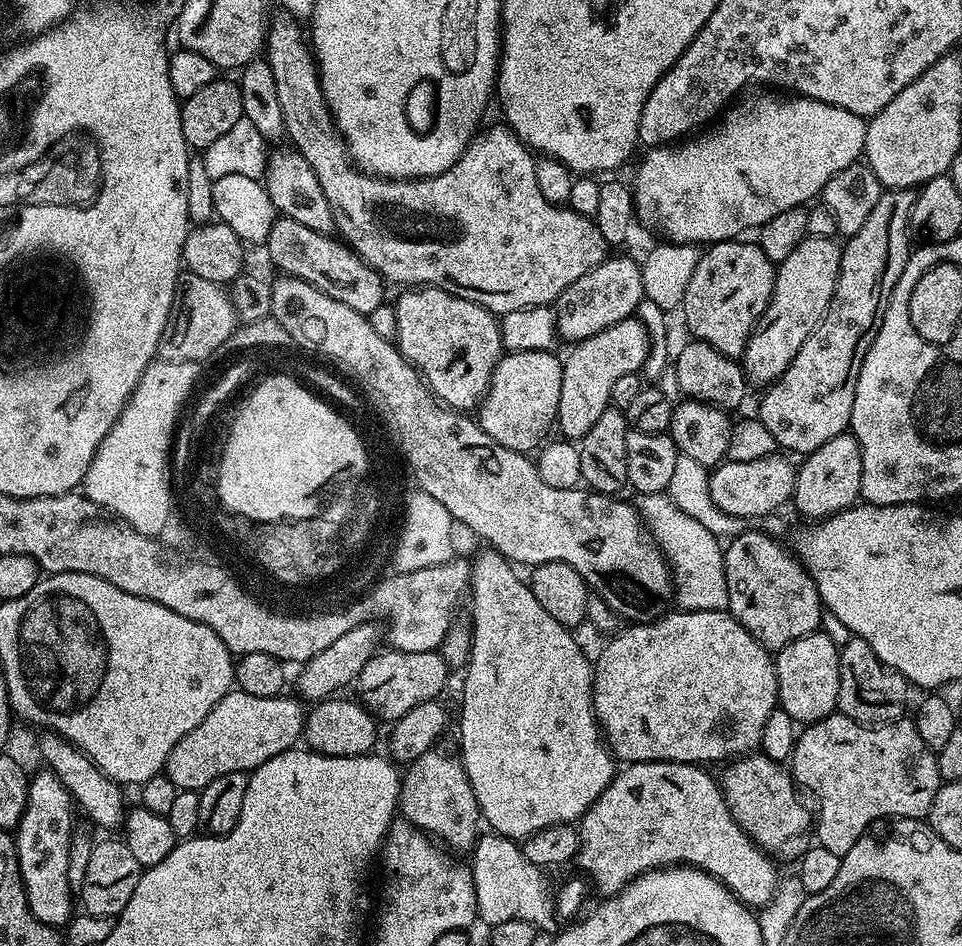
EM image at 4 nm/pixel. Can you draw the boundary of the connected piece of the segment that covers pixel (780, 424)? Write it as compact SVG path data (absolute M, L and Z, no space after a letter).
M910 188L881 191L878 206L870 210L862 230L843 241L834 298L820 325L802 342L802 350L794 354L783 374L763 389L758 419L785 453L813 452L830 438L849 431L862 362L882 326L890 294L910 255L908 236L915 201L916 192Z

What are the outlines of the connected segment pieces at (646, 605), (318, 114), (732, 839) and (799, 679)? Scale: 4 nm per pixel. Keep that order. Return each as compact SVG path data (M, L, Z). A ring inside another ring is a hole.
M281 275L280 280L273 279L272 285L272 316L282 327L286 333L290 334L293 345L298 349L309 348L312 352L321 352L324 356L329 356L329 361L334 362L337 359L344 360L360 376L364 377L368 383L377 388L385 399L388 407L387 419L391 423L391 427L396 428L399 451L408 459L408 464L412 467L412 472L416 475L419 491L430 494L430 498L438 498L438 502L442 502L442 506L446 506L446 510L451 514L453 521L457 525L465 524L470 531L476 536L481 536L485 541L485 545L491 546L497 552L503 554L506 559L513 565L521 566L520 564L528 564L527 566L535 566L542 562L566 562L566 566L574 566L574 570L578 570L578 574L582 574L582 578L588 583L589 589L602 601L606 602L606 606L611 612L616 613L621 621L631 622L632 624L651 624L654 620L659 620L661 616L669 611L670 605L674 600L674 572L670 567L665 555L660 551L659 544L652 539L651 532L644 526L643 520L640 518L640 513L636 511L631 503L628 504L624 500L616 500L615 495L604 495L601 492L593 490L585 490L583 487L567 488L566 490L558 490L558 486L546 486L546 482L542 482L542 478L538 474L535 463L525 453L515 452L506 446L502 446L498 442L494 442L494 438L490 438L490 434L486 434L486 430L482 430L479 423L475 419L472 420L471 415L461 414L459 411L453 410L437 400L434 393L428 391L428 385L424 383L424 377L405 360L399 347L392 340L382 338L382 334L376 333L374 326L369 322L368 318L361 314L358 310L350 310L350 306L346 306L346 302L338 302L334 298L330 298L330 294L326 294L322 290L318 290L312 284L306 283L304 280L298 279L297 276Z
M280 12L277 16L275 13L268 21L266 59L270 70L274 70L274 87L278 90L278 102L282 105L282 118L287 139L289 141L292 139L297 144L293 145L298 149L300 156L306 158L306 162L310 162L314 174L318 174L318 183L322 186L322 194L326 194L326 202L330 202L332 207L336 232L342 237L343 243L347 244L357 256L361 256L375 272L380 273L385 281L392 283L393 280L396 284L404 284L400 286L440 288L458 298L466 298L470 302L480 304L493 314L503 314L523 308L551 305L571 284L578 282L578 278L582 278L582 274L594 270L609 255L610 245L602 238L595 219L578 214L573 208L551 204L542 196L542 190L538 190L538 178L534 178L536 160L533 153L527 144L516 137L511 128L501 126L501 128L486 129L487 127L485 127L483 131L472 137L472 141L468 143L468 149L460 155L458 162L454 162L454 166L450 166L450 170L437 176L427 176L425 180L389 180L365 174L352 163L346 151L346 141L336 129L332 113L328 111L328 104L324 101L324 92L320 89L314 53L306 43L305 29L303 32L299 22L288 12Z
M647 760L644 764L628 764L612 777L610 786L589 806L578 824L580 851L578 864L588 871L587 879L596 883L601 897L617 896L629 882L644 872L661 868L687 866L701 868L728 887L743 904L759 910L776 893L777 861L758 847L738 826L730 814L719 783L712 781L711 771L695 764L671 764L669 760Z
M821 630L790 642L775 653L776 681L778 682L779 711L785 712L792 720L801 720L801 725L815 724L817 720L825 720L837 711L838 682L840 681L840 648Z

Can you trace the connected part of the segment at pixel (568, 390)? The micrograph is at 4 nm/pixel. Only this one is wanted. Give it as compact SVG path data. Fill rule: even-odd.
M629 318L579 341L573 348L576 349L562 360L562 394L558 398L556 424L561 437L580 442L612 404L614 382L622 374L639 373L643 369L649 351L648 331L639 318Z

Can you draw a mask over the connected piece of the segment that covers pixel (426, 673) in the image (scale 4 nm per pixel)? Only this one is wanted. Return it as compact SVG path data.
M395 650L377 651L362 667L358 677L360 696L365 708L377 717L385 716L388 722L401 720L414 706L437 699L448 680L450 666L439 651L397 652Z

